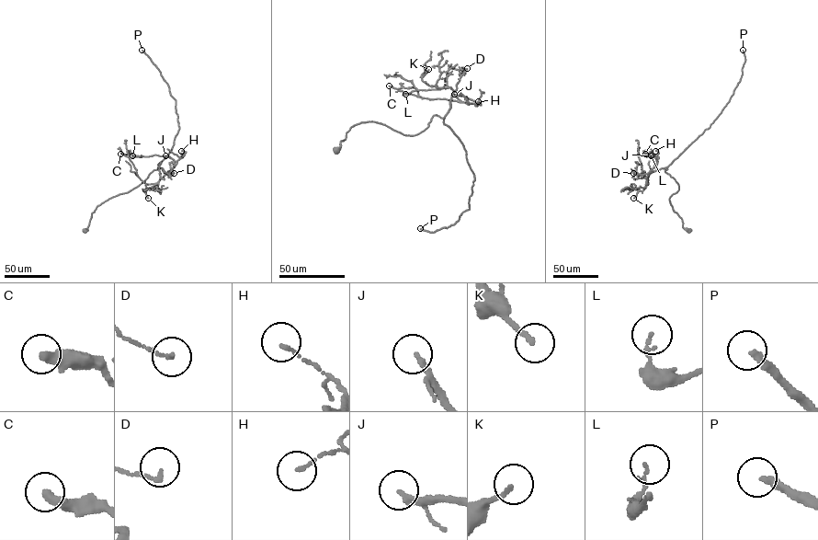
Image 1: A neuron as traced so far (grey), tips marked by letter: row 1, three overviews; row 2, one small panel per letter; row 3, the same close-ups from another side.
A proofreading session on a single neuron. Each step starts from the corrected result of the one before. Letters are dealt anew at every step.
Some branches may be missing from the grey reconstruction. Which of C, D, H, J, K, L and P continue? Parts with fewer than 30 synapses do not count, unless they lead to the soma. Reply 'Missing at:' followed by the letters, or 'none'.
Missing at: J, P

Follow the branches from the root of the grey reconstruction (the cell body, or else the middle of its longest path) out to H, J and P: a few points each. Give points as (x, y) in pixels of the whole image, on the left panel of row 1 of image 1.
H: (85, 230), (97, 206), (138, 186), (158, 167), (167, 173), (179, 158), (181, 151)
J: (85, 230), (97, 206), (138, 186), (158, 167), (168, 172), (175, 164), (165, 155)
P: (85, 230), (97, 206), (128, 192), (158, 169), (179, 129), (176, 99), (159, 69), (142, 50)

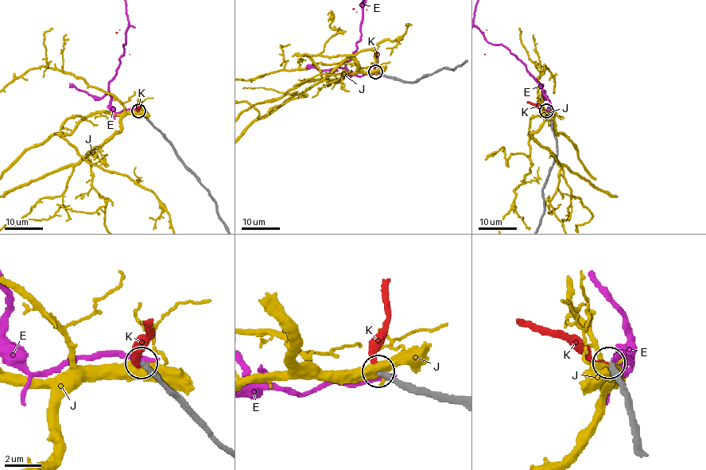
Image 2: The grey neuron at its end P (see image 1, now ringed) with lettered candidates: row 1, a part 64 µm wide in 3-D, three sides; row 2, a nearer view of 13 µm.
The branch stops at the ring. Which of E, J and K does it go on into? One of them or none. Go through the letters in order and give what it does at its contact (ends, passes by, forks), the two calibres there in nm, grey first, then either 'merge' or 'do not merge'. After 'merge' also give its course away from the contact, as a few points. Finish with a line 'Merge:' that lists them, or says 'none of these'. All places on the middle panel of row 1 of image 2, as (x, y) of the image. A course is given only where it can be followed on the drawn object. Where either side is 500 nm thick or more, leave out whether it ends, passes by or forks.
E: it ends; calibres 320 and 360 nm; do not merge
J: calibres 360 and 550 nm; do not merge
K: it ends; calibres 320 and 320 nm; merge; course (376, 71), (378, 53), (353, 9)
Merge: K

